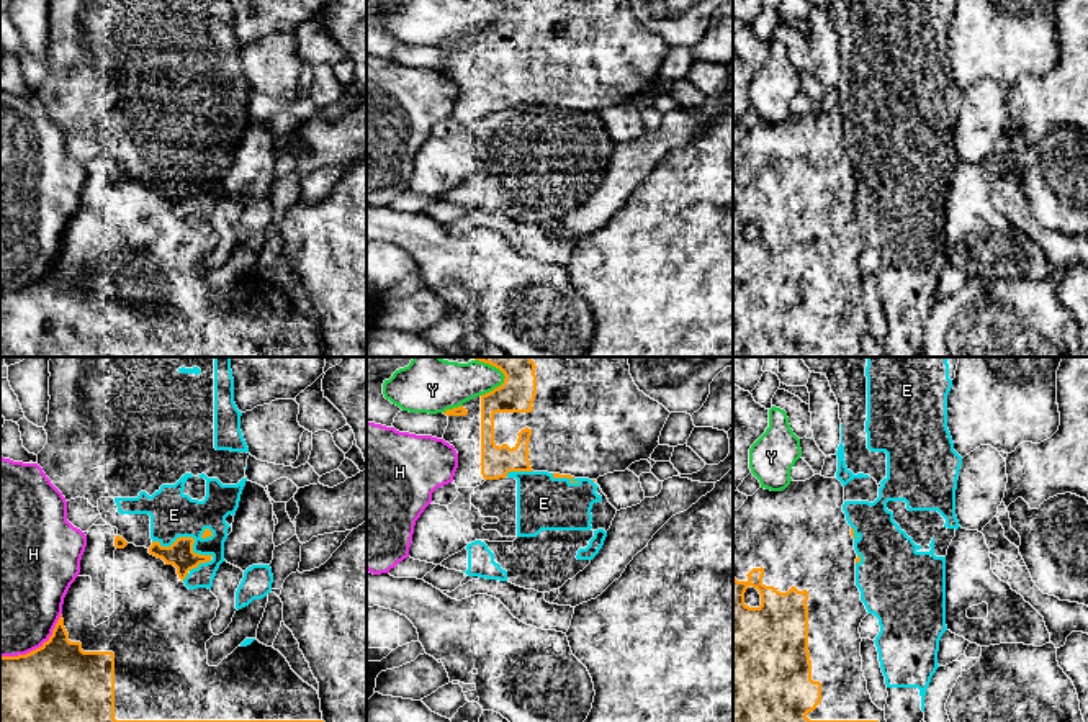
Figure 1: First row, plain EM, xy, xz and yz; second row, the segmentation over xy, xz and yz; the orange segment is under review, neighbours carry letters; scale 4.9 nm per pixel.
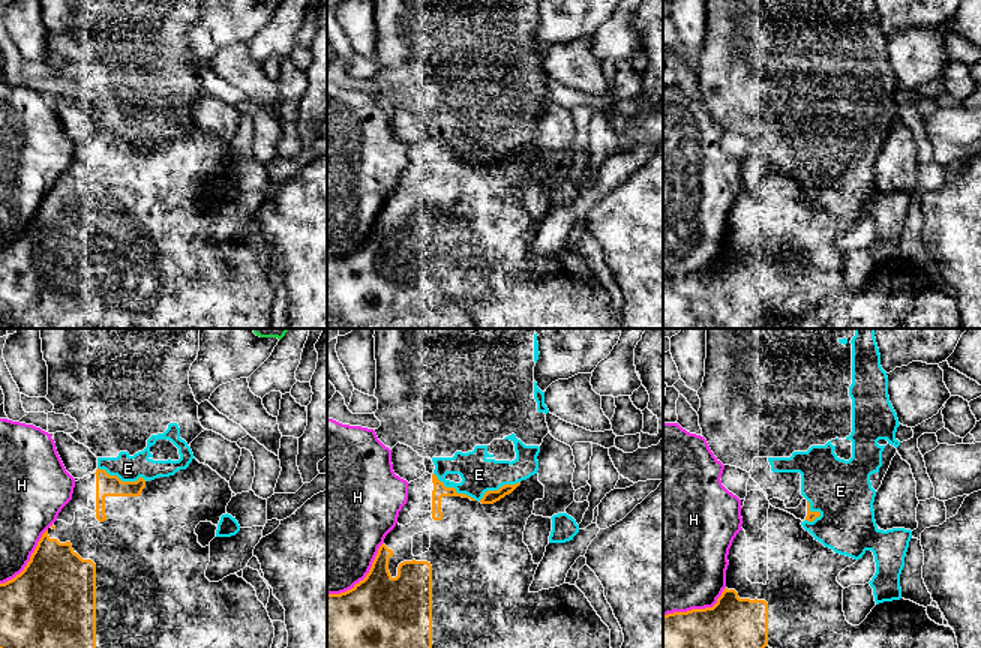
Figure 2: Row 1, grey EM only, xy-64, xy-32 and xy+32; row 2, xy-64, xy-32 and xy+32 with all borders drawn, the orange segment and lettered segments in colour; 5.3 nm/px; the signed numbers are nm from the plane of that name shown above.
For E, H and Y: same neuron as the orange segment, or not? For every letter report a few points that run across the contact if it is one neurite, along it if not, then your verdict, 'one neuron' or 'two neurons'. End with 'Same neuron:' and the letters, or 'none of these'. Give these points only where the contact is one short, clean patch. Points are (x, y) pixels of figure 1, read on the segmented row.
E: two neurons
H: two neurons
Y: two neurons
Same neuron: none of these

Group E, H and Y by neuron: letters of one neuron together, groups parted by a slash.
E / H / Y

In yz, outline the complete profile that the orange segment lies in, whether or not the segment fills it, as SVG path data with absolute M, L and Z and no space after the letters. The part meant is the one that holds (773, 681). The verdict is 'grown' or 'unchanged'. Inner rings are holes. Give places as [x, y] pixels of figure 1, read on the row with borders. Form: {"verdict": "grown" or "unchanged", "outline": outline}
{"verdict": "grown", "outline": "M815 475L805 481L792 480L782 491L759 488L733 512L733 722L887 722L885 711L870 699L862 671L859 627L869 612L856 586L856 565L861 557L854 550L854 529L846 521L843 504L843 483L838 478ZM748 588L759 591L759 607L744 604Z"}

